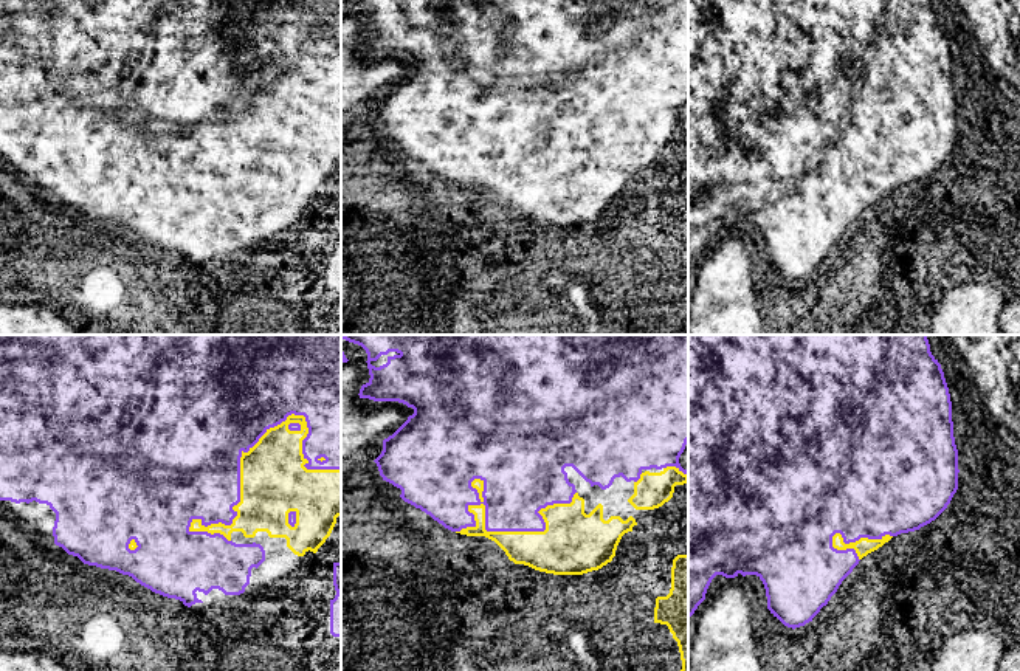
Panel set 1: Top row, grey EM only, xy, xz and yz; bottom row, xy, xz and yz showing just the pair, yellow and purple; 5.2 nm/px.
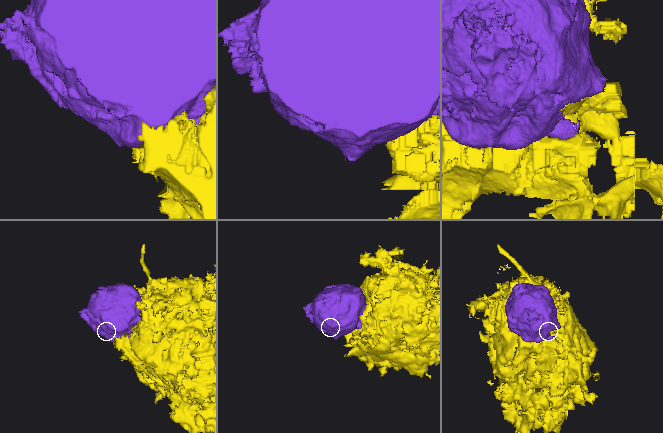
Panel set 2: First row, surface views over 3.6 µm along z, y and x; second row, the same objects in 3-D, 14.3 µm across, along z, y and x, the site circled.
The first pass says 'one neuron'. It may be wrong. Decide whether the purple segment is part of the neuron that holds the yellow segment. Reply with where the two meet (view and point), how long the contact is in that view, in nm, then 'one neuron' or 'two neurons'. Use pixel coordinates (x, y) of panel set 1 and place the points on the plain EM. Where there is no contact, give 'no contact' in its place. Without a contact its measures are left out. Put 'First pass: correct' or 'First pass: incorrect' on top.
First pass: incorrect
xy (258, 95) | 850 nm | two neurons

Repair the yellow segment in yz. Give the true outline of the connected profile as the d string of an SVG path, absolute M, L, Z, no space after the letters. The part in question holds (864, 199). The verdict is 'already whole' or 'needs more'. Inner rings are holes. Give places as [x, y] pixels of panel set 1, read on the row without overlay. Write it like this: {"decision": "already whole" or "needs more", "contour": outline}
{"decision": "already whole", "contour": "M836 186L832 189L832 200L837 203L846 203L846 201L854 201L859 212L862 212L863 209L867 209L868 206L877 203L879 200L882 200L885 195L888 195L893 189L885 188L880 192L868 192L868 191L860 191L856 195L849 195L845 197L843 191L840 186Z"}

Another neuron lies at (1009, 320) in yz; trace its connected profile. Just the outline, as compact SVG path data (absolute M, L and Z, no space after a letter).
M1020 299L1006 302L998 325L1001 335L1020 335Z

